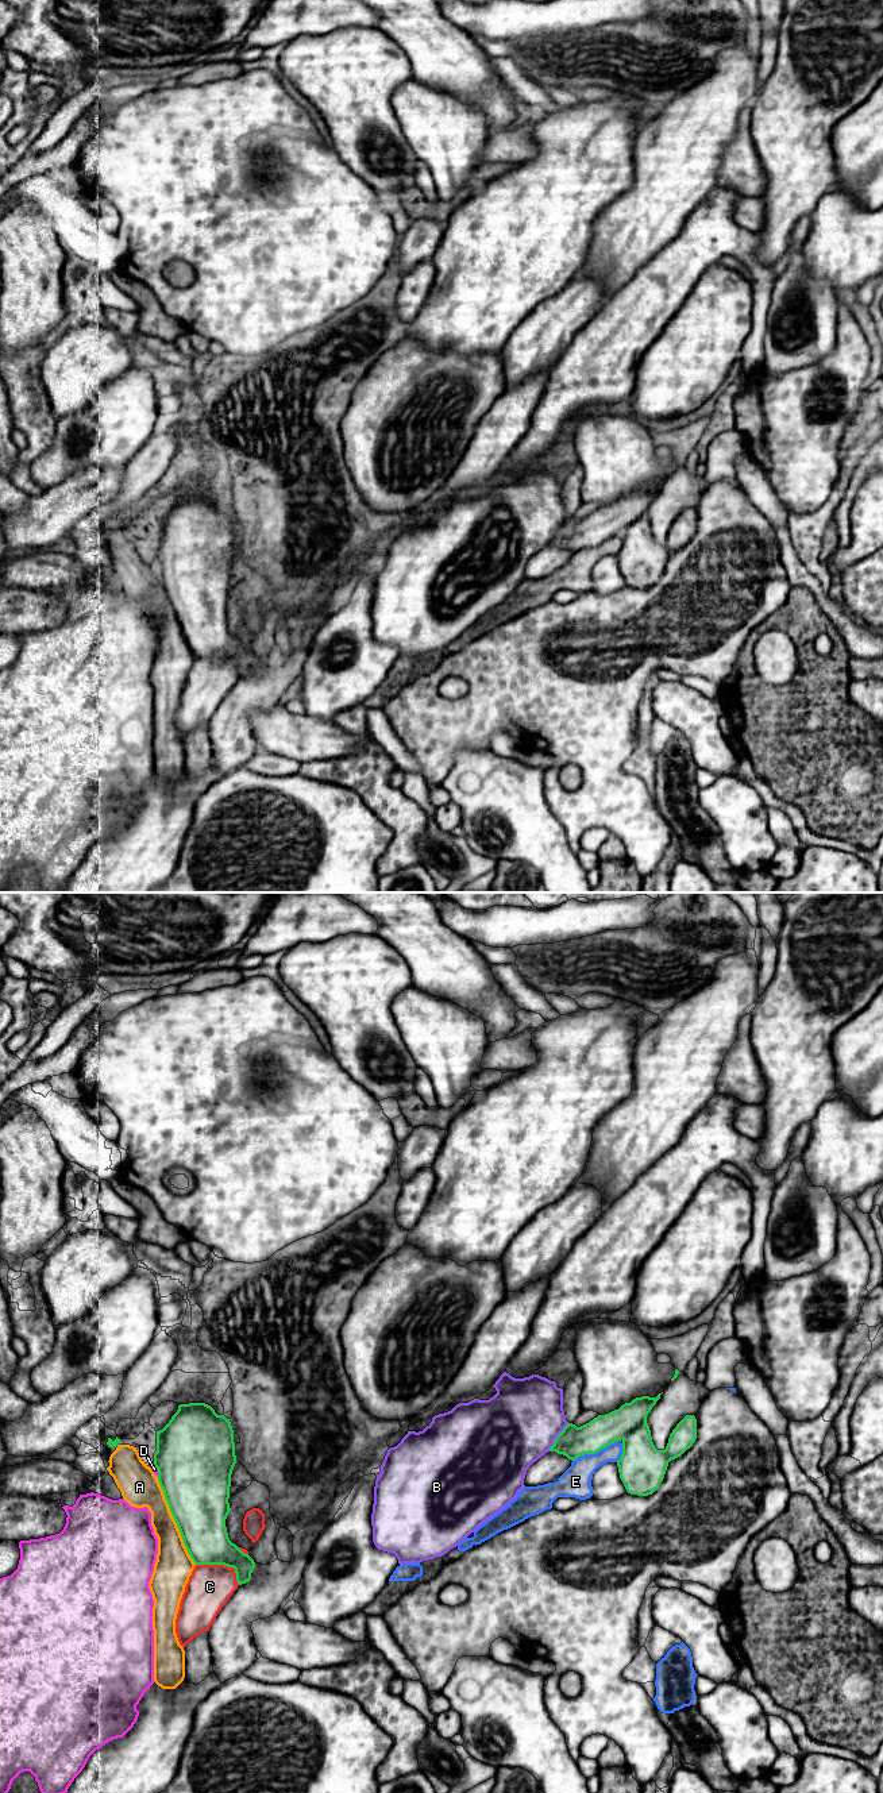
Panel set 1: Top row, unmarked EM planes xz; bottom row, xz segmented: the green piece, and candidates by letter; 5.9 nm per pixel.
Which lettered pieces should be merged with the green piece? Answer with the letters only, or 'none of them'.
A

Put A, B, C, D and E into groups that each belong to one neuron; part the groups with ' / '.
A / B / C / D / E

